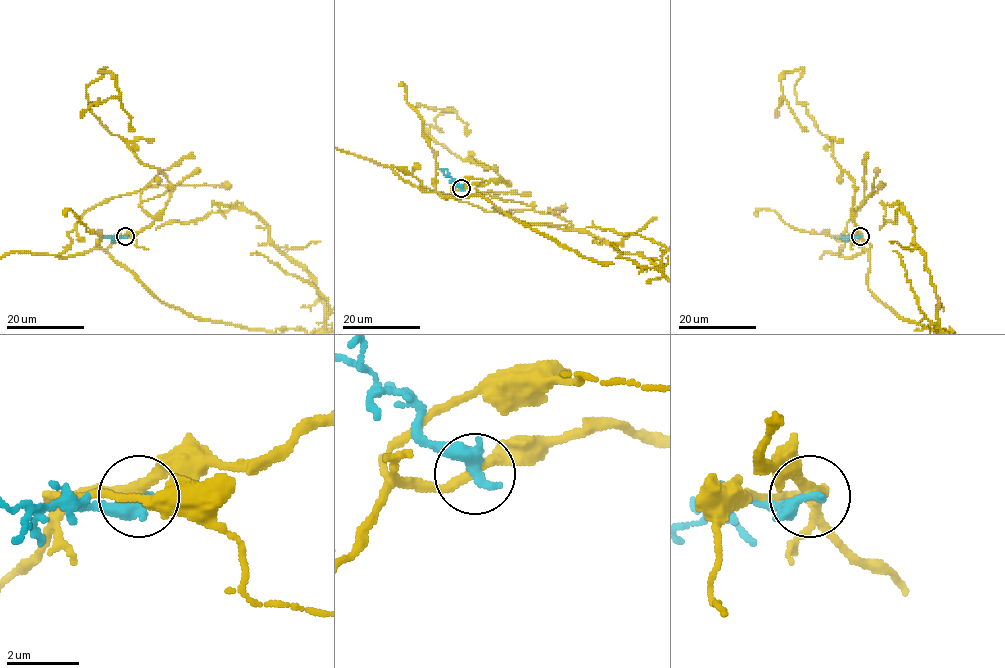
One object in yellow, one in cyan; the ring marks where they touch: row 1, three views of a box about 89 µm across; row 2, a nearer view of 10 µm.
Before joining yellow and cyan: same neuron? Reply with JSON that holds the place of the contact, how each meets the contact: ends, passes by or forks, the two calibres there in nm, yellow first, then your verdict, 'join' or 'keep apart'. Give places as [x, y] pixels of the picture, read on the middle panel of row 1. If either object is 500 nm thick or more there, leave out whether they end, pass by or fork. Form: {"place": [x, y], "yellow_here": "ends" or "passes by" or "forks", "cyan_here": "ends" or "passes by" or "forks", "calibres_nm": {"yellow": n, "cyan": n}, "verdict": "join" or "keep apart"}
{"place": [461, 188], "yellow_here": "passes by", "cyan_here": "ends", "calibres_nm": {"yellow": 280, "cyan": 460}, "verdict": "keep apart"}

